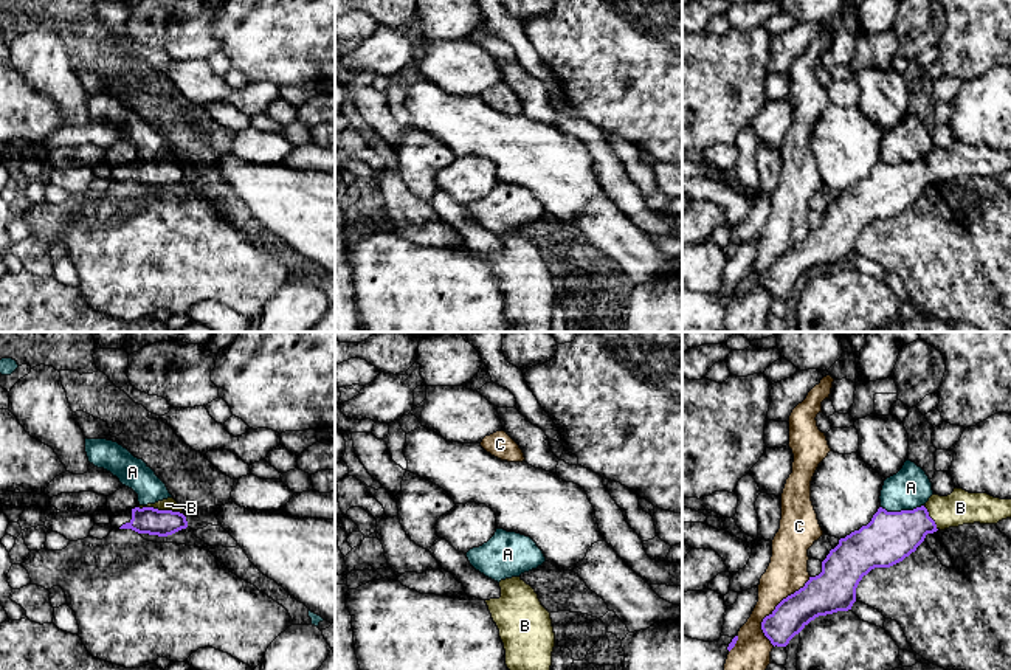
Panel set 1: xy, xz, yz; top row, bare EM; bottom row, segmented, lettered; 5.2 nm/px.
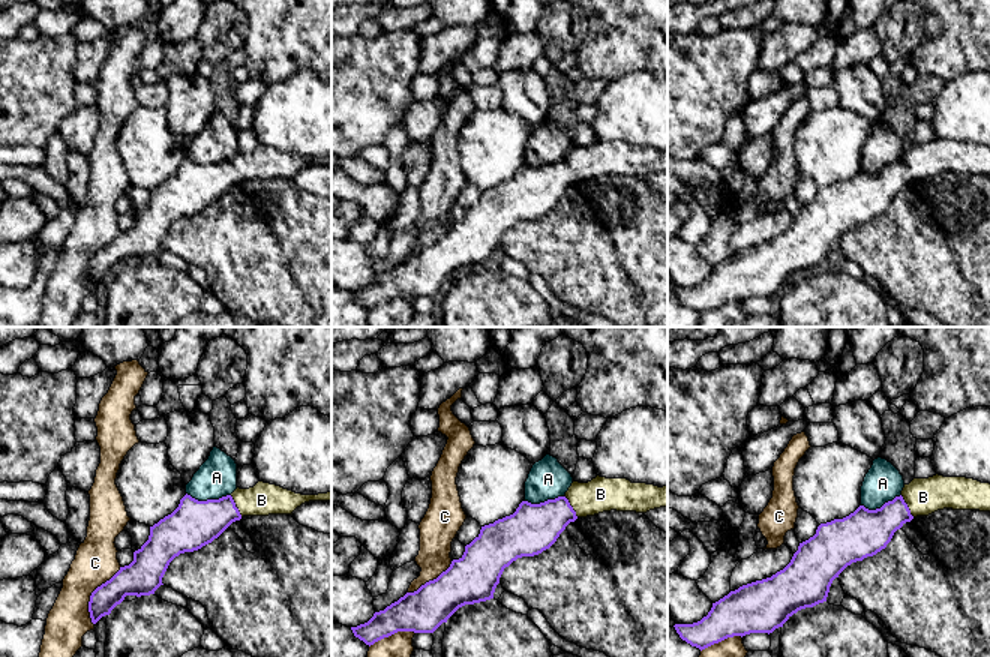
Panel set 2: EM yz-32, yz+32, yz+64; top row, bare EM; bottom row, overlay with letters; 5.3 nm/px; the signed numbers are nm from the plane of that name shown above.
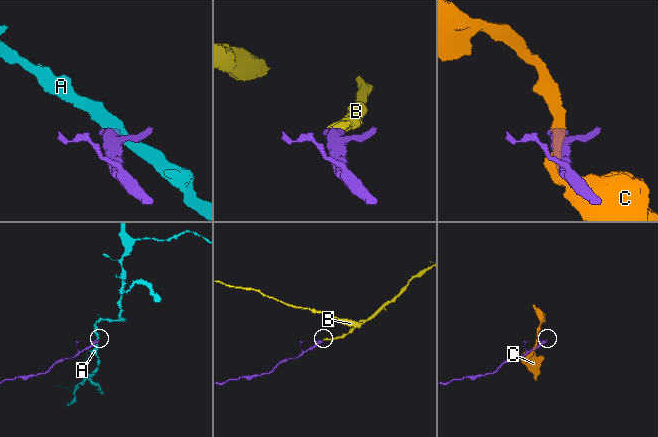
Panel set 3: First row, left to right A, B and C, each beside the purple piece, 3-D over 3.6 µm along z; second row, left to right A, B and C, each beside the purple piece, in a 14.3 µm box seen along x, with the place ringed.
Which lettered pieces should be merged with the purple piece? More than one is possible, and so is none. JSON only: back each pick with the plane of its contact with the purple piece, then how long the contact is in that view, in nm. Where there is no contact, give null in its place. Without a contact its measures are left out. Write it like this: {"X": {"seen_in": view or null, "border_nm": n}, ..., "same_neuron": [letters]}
{"B": {"seen_in": "xy", "border_nm": 240}, "same_neuron": ["B"]}

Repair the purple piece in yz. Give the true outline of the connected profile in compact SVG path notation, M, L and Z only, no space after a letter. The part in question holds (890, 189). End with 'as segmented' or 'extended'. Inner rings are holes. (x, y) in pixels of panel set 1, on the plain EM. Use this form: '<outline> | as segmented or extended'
M957 140L947 149L933 146L924 158L913 163L887 164L879 160L867 178L839 192L839 197L822 214L822 225L809 230L803 240L783 251L763 271L761 282L774 299L786 299L816 270L851 262L862 230L875 220L890 220L902 214L916 203L927 186L974 175L997 177L1006 171L1011 171L1011 152L969 146Z | extended

